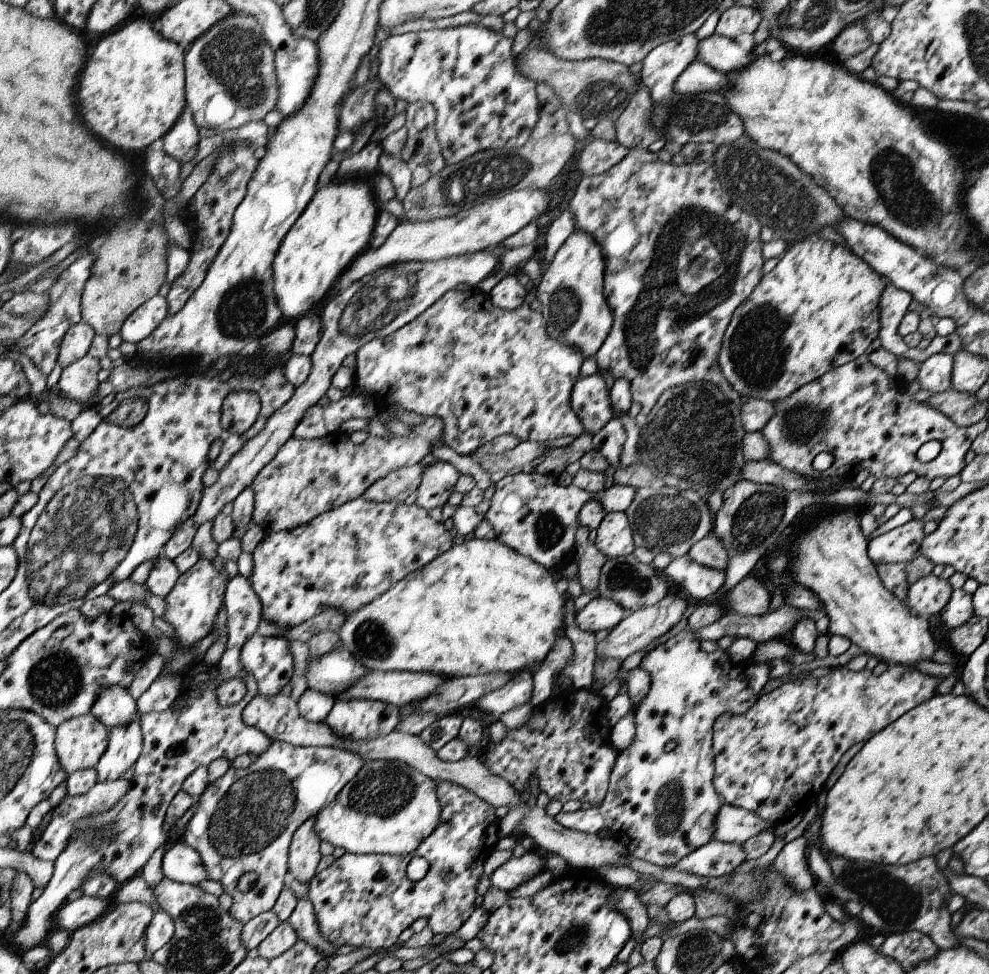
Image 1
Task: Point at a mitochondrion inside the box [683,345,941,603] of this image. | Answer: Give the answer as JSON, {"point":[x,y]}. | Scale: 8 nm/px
{"point":[759,510]}

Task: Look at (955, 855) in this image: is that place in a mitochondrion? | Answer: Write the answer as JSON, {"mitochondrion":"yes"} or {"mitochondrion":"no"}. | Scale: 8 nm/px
{"mitochondrion":"no"}

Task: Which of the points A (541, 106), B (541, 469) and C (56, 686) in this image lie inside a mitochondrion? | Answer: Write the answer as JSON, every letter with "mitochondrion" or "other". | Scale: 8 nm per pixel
{"A":"other","B":"other","C":"mitochondrion"}

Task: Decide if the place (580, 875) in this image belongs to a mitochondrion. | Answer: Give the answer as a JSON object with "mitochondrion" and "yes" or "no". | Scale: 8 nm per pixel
{"mitochondrion":"no"}

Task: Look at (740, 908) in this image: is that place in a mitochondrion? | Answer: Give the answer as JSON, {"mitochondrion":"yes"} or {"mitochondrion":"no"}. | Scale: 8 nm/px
{"mitochondrion":"no"}

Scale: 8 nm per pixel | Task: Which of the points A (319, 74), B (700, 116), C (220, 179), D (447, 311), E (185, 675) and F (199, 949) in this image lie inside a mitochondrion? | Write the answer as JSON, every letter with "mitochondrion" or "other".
{"A":"other","B":"mitochondrion","C":"mitochondrion","D":"other","E":"other","F":"mitochondrion"}

